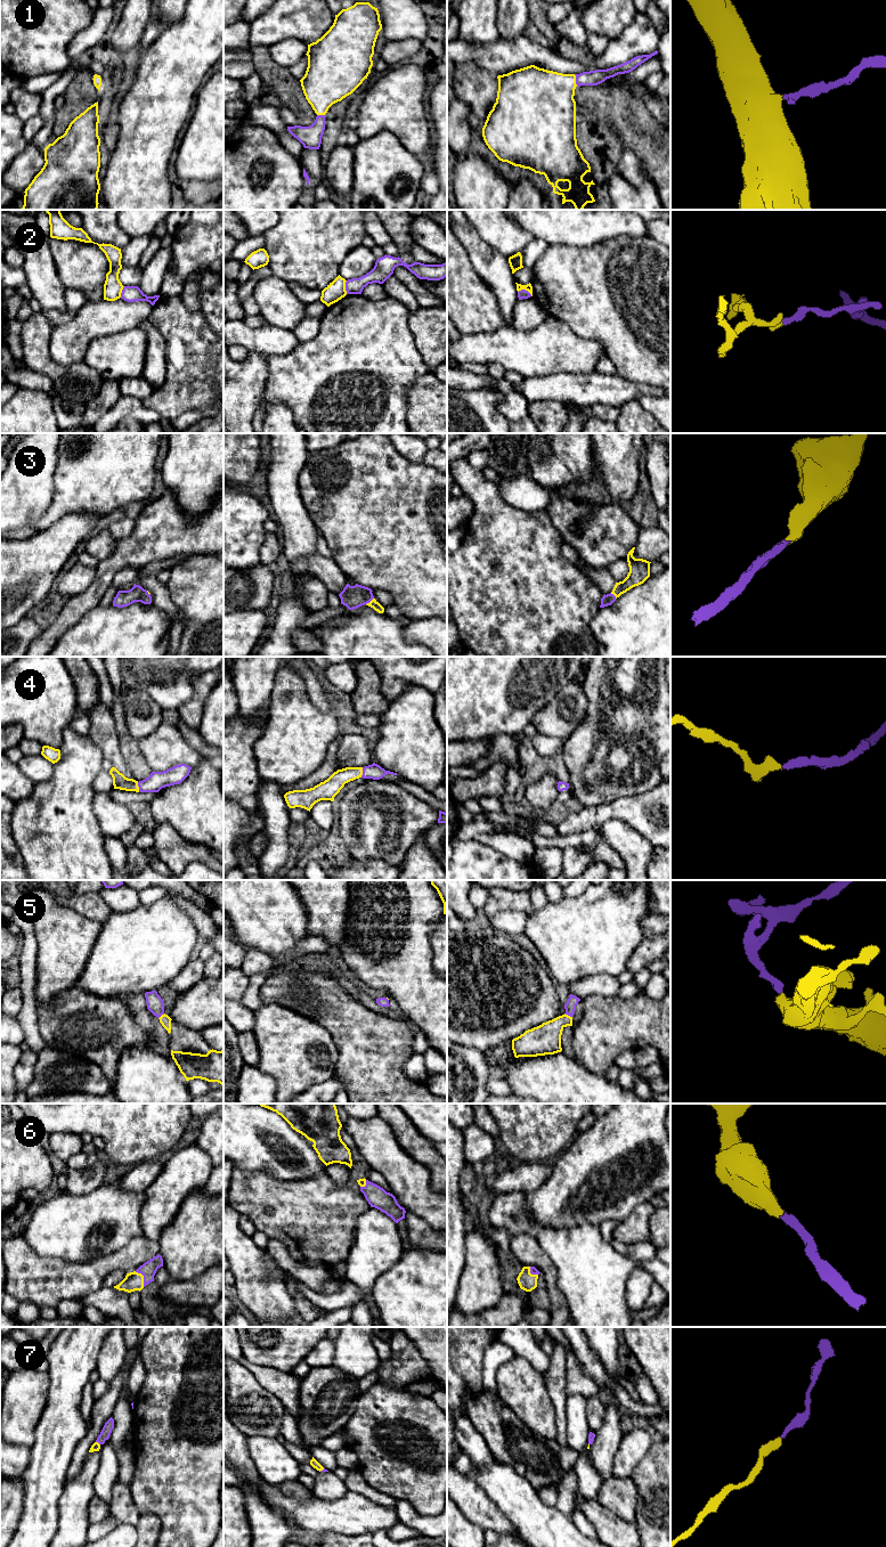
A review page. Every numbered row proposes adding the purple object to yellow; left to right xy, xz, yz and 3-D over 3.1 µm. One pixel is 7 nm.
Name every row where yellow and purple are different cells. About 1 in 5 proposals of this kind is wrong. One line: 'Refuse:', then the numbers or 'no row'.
Refuse: 2

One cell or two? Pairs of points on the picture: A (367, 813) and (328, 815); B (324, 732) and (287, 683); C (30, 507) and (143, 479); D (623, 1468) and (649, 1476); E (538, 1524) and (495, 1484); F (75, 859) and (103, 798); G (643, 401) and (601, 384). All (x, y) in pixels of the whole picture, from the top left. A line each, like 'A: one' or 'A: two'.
A: two
B: one
C: two
D: two
E: one
F: two
G: two

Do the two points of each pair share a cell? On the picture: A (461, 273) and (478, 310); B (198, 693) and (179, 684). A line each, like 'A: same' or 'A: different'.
A: same
B: different

